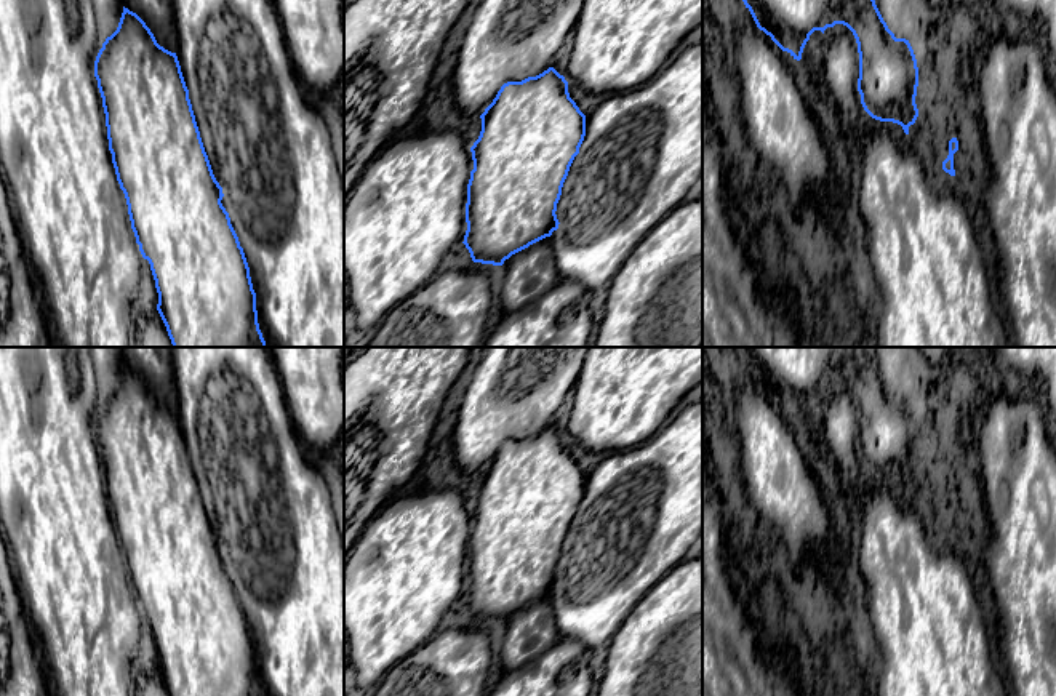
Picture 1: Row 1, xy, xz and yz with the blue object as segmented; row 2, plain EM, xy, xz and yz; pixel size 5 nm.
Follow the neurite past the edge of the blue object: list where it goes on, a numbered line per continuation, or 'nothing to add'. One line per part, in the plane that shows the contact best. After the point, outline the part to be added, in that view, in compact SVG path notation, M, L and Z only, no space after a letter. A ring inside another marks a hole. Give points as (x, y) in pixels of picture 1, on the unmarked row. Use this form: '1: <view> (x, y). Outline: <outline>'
nothing to add

